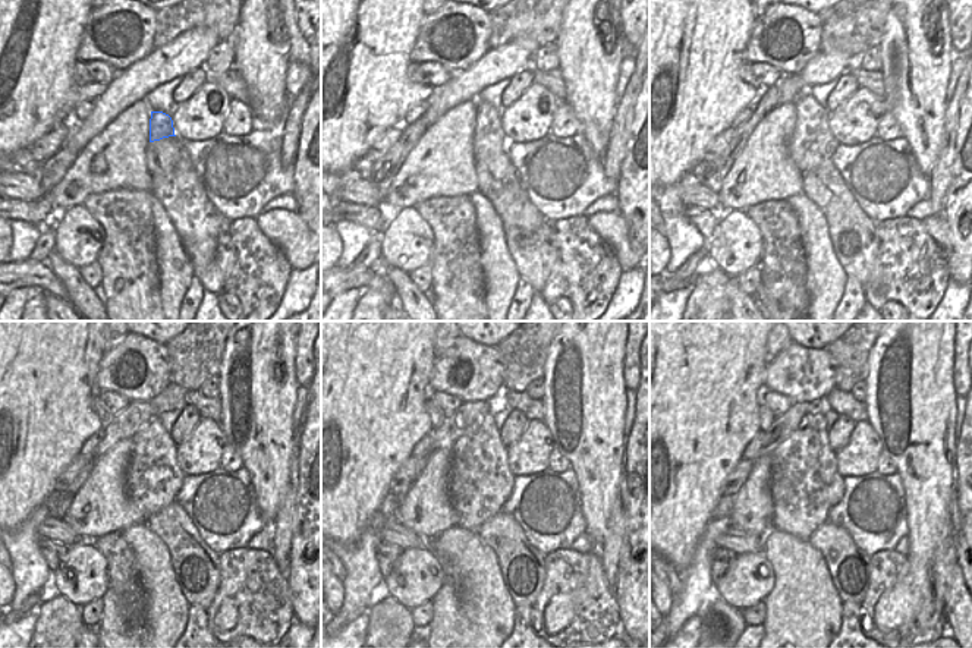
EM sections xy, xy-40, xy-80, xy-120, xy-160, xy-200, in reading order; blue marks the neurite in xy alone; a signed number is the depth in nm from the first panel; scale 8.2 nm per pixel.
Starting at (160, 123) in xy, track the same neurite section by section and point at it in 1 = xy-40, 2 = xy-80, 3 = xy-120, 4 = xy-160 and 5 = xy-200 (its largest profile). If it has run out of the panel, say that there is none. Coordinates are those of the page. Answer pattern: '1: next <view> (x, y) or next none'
1: next xy-40 (488, 138)
2: next xy-80 (811, 144)
3: next xy-120 (153, 480)
4: next xy-160 (480, 481)
5: next xy-200 (805, 484)

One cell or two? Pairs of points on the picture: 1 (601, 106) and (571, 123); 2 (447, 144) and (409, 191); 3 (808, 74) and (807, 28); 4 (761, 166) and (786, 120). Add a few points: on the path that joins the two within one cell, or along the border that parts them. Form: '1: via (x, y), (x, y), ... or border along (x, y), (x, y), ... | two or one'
1: border along (563, 100), (572, 110), (579, 131) | two
2: via (443, 156), (420, 179) | one
3: border along (821, 52), (799, 74) | two
4: via (766, 154), (767, 144), (774, 132) | one

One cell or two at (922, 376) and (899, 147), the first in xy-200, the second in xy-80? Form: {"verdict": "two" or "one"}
{"verdict": "two"}

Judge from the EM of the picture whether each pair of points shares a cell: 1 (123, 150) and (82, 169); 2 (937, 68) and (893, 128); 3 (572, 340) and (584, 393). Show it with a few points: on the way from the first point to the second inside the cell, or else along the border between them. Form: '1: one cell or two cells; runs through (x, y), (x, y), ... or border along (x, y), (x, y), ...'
1: one cell; runs through (112, 162), (107, 175), (94, 176)
2: two cells; border along (887, 110), (897, 122), (902, 135)
3: one cell; runs through (584, 354), (584, 380)

